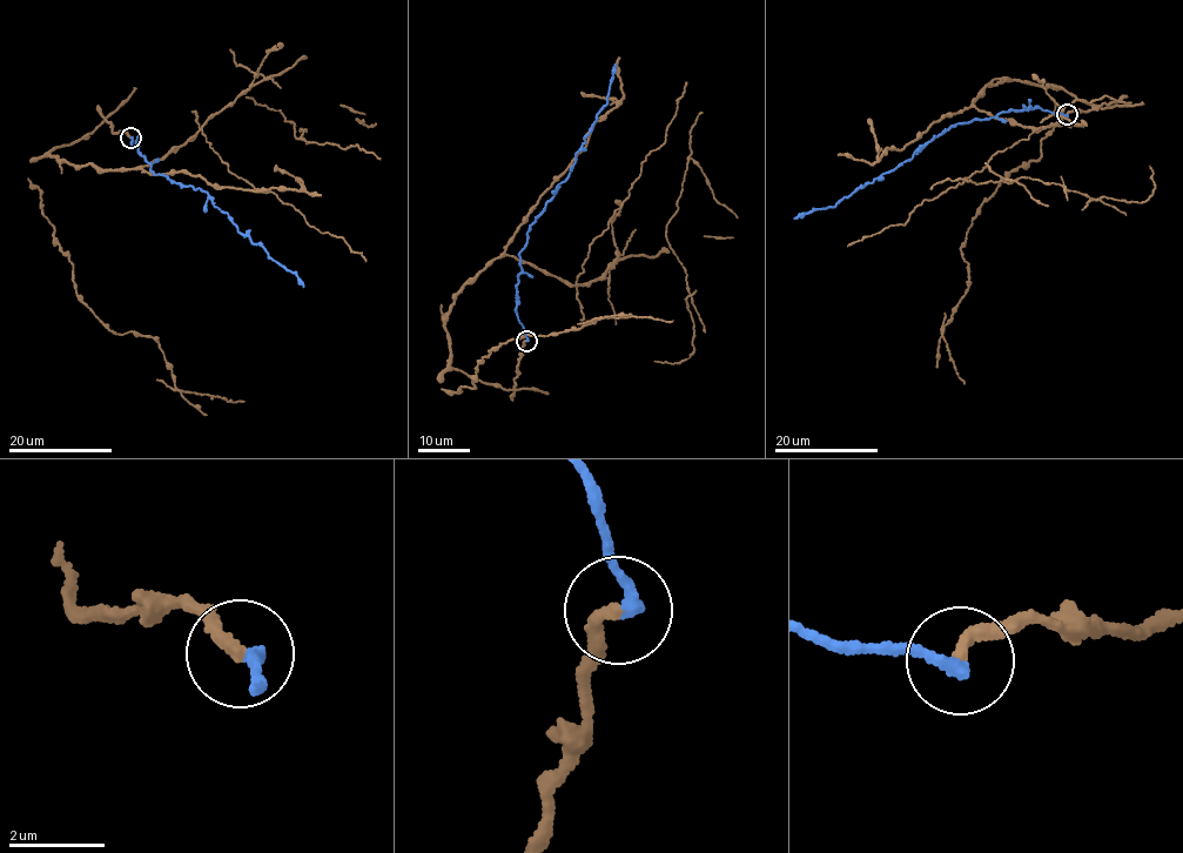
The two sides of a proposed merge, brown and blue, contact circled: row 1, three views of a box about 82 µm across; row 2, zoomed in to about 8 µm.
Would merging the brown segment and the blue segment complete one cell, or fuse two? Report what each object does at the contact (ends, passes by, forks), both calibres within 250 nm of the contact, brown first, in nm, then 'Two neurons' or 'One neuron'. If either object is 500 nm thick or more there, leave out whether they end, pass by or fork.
At the ring brown ends. At the ring blue ends. Thickness 280 nm (brown) against 280 nm. Two neurons

